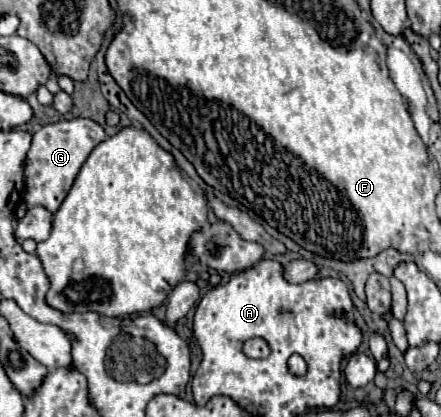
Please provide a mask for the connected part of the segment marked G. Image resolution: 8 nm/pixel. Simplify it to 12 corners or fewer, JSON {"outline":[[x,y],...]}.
{"outline":[[91,119],[41,127],[25,159],[25,201],[55,213],[105,137]]}

